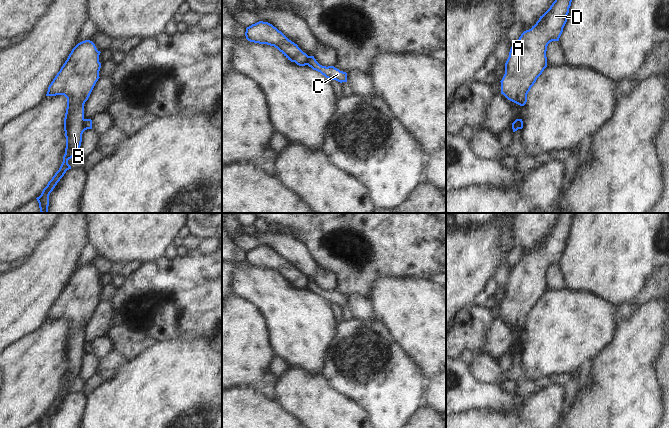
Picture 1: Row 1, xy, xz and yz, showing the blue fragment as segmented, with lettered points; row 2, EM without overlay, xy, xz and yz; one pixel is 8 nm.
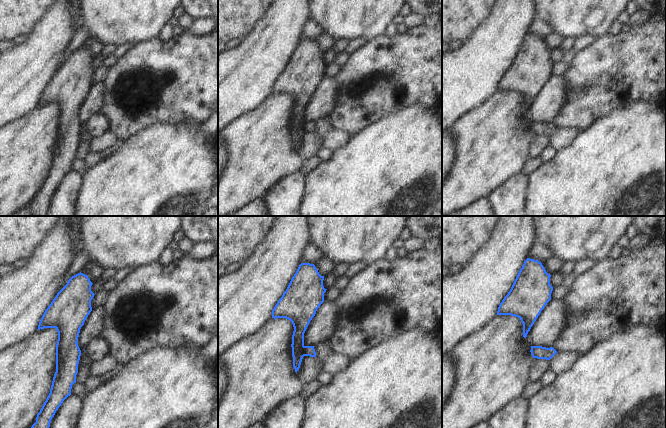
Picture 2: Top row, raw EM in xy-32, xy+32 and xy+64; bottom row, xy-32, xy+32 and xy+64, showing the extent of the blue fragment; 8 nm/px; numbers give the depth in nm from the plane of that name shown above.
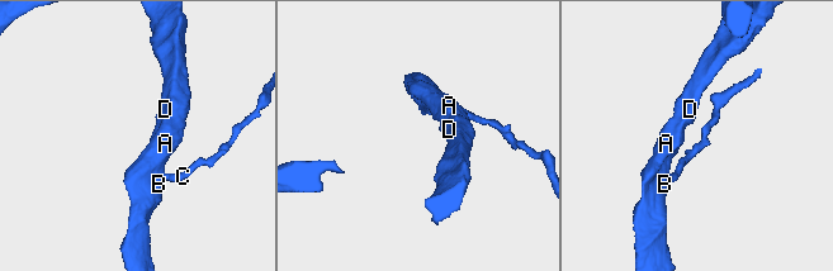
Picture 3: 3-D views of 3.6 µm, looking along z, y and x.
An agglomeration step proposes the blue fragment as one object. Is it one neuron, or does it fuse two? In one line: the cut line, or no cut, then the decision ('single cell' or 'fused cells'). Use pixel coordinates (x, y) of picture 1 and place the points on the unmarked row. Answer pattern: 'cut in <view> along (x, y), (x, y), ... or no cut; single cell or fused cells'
cut in xy along (85, 343), (84, 353); fused cells

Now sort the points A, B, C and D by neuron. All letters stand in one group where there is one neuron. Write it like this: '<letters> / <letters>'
A B D / C

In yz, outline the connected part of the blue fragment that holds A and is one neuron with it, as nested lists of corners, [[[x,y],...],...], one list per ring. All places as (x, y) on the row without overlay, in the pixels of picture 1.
[[[559,213],[550,232],[540,240],[531,253],[524,255],[512,269],[509,281],[505,287],[505,298],[500,305],[501,318],[508,324],[520,330],[526,328],[528,316],[547,291],[546,275],[548,268],[552,265],[559,265],[563,256],[575,215],[576,213]]]

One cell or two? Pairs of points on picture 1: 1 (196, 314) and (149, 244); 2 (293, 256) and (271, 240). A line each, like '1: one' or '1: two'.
1: two
2: one

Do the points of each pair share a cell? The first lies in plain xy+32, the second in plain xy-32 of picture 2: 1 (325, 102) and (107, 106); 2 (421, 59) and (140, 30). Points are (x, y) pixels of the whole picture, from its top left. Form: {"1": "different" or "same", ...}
{"1": "different", "2": "different"}

